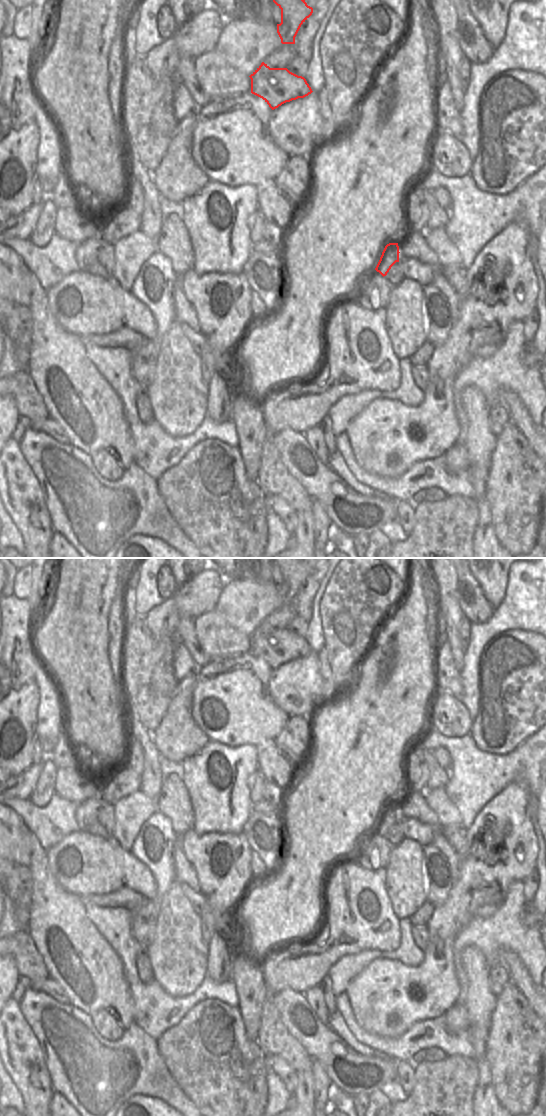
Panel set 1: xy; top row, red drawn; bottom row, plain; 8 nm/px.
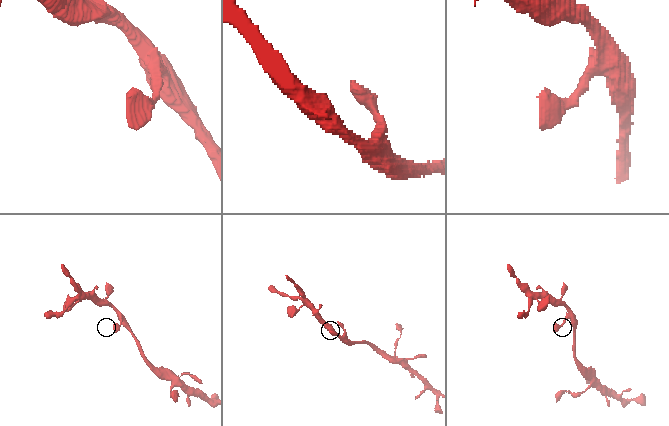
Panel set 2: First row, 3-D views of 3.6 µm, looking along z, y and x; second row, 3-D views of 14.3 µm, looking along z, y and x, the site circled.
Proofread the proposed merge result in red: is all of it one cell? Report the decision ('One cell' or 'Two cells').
One cell.

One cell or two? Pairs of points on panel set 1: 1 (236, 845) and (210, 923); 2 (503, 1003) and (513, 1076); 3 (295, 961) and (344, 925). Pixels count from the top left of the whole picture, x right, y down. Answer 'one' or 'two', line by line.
1: one
2: one
3: one

